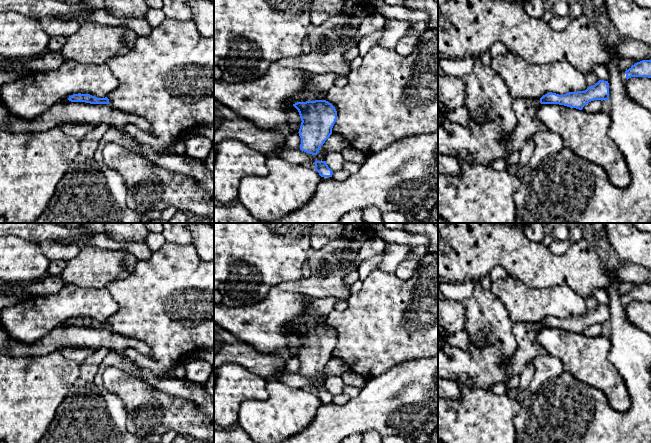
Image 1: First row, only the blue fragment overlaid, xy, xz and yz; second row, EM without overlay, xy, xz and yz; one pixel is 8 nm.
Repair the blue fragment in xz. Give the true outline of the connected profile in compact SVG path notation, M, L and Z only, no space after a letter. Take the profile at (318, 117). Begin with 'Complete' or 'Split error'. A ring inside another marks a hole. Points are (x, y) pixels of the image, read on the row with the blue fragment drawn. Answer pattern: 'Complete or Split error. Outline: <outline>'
Split error. Outline: M307 72L309 85L290 100L299 112L301 126L300 150L317 155L320 147L332 134L337 120L335 107L325 100L328 90L334 86L337 75L334 73L312 74Z

